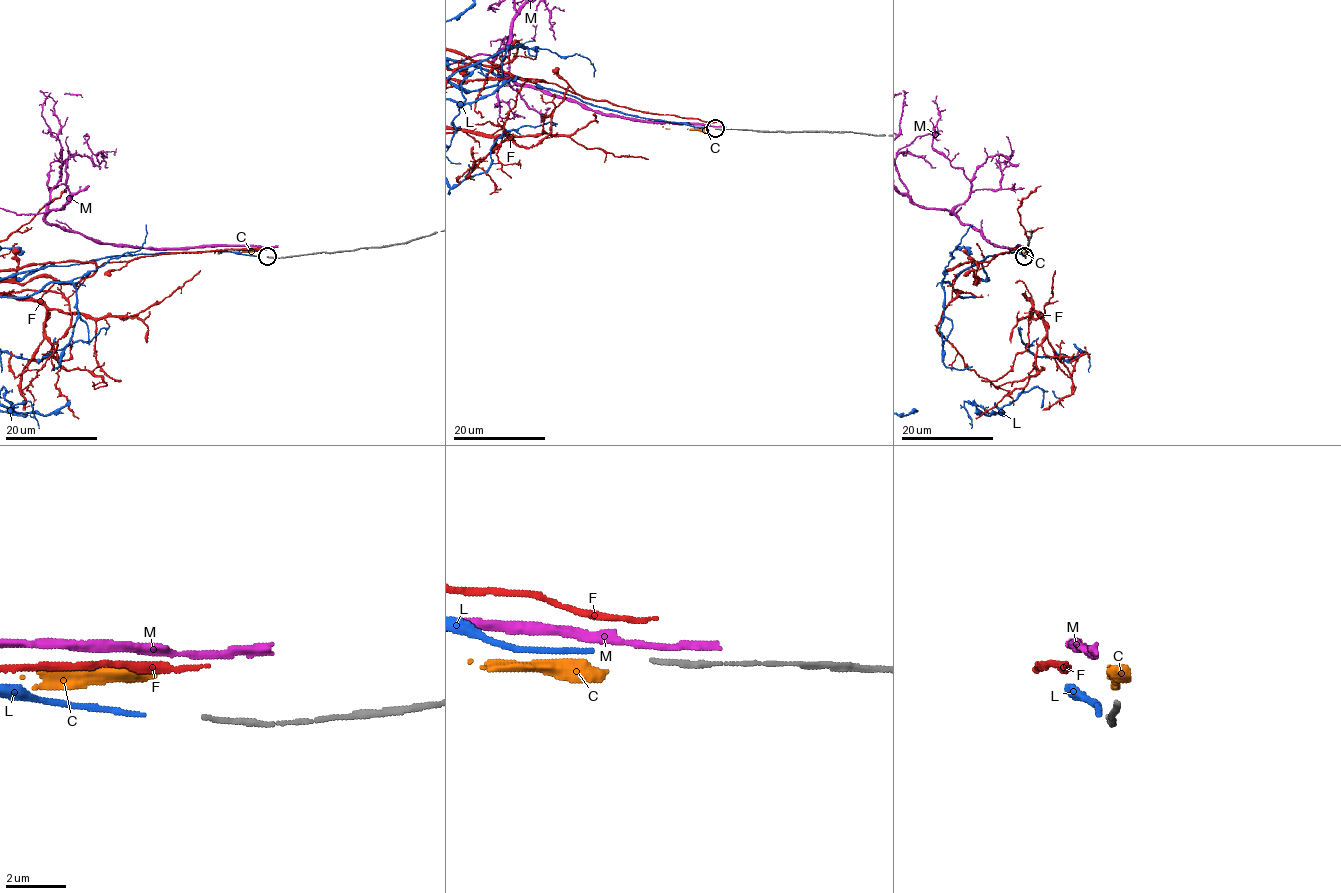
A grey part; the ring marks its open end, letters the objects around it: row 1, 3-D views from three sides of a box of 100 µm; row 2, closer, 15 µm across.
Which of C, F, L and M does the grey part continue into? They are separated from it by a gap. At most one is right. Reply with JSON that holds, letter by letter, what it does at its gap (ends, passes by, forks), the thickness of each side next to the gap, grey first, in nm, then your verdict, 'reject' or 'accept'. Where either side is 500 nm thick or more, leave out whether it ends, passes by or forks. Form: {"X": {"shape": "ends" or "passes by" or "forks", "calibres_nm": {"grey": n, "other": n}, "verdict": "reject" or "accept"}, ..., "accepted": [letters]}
{"C": {"shape": "ends", "calibres_nm": {"grey": 150, "other": 440}, "verdict": "reject"}, "F": {"shape": "ends", "calibres_nm": {"grey": 150, "other": 180}, "verdict": "reject"}, "L": {"shape": "ends", "calibres_nm": {"grey": 150, "other": 150}, "verdict": "accept"}, "M": {"shape": "passes by", "calibres_nm": {"grey": 150, "other": 190}, "verdict": "reject"}, "accepted": ["L"]}

